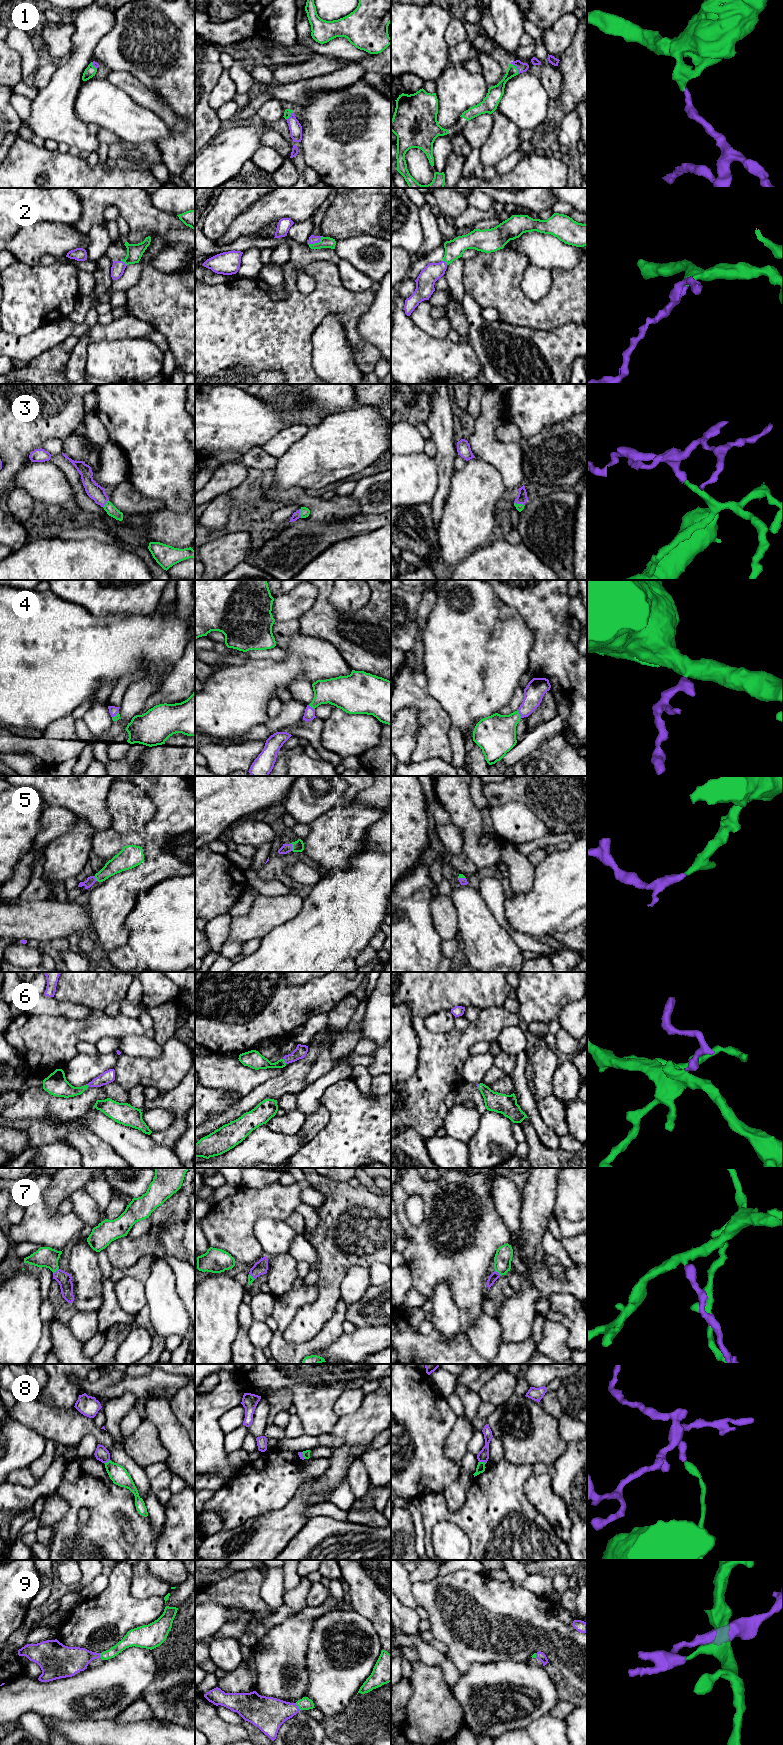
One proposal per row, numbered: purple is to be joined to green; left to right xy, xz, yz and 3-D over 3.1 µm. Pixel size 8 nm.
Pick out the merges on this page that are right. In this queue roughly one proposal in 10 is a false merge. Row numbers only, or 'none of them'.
1, 2, 3, 4, 5, 6, 7, 9

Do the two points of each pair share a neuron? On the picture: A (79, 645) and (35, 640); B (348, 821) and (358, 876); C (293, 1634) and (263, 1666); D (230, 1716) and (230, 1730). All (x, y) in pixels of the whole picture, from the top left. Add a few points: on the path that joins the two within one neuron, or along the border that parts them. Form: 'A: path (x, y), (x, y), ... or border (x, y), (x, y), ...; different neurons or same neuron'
A: path (68, 645), (46, 645); same neuron
B: border (367, 835), (365, 846), (350, 863), (334, 868); different neurons
C: path (287, 1642), (271, 1659); same neuron
D: border (216, 1706), (217, 1713), (224, 1720), (241, 1724); different neurons

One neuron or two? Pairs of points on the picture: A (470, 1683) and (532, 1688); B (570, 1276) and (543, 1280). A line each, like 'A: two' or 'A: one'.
A: one
B: one

